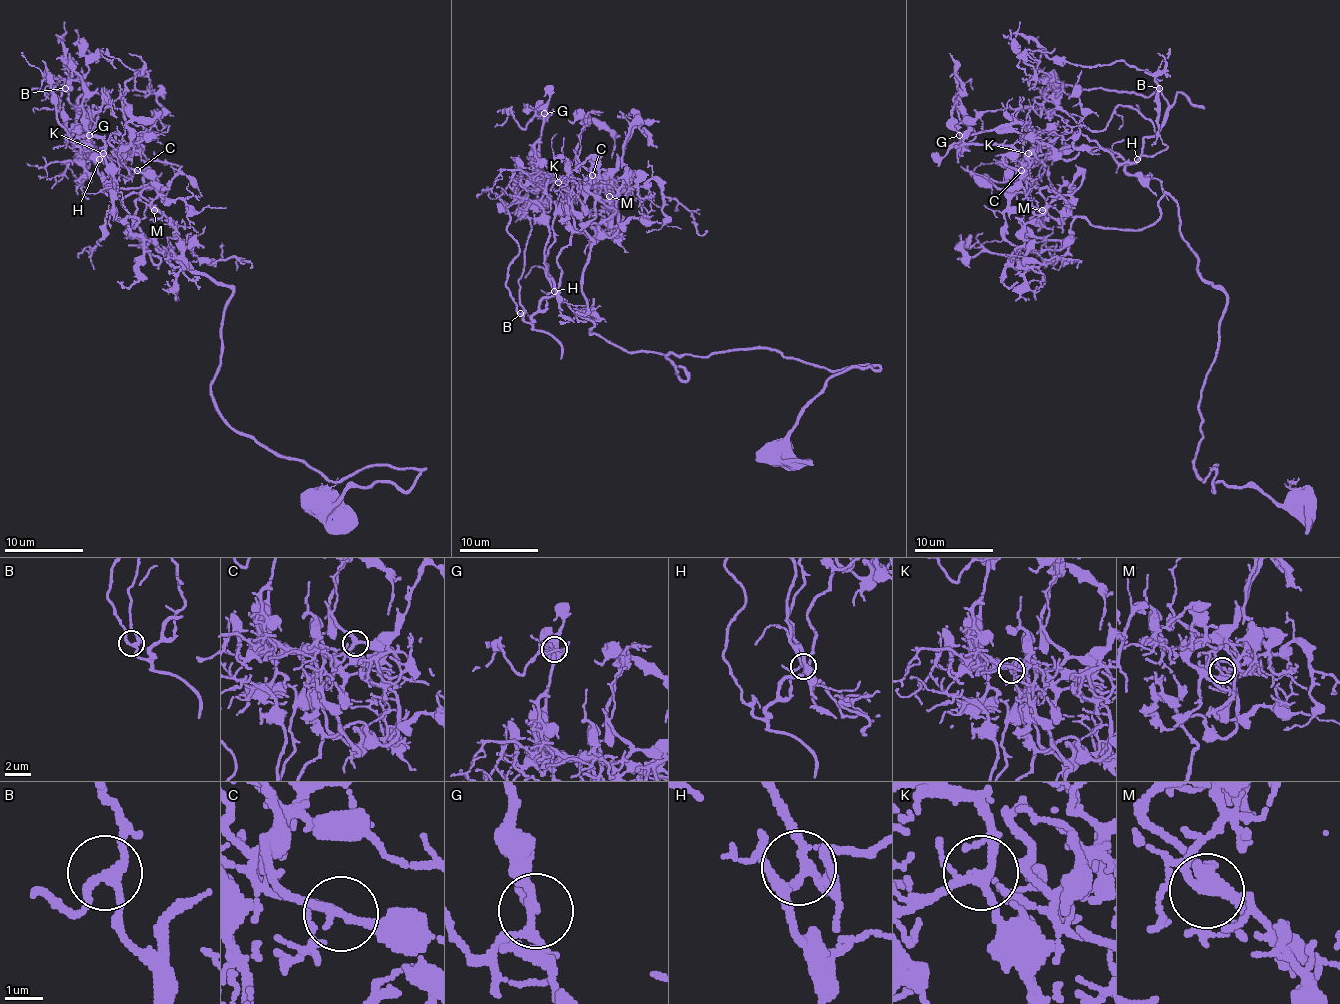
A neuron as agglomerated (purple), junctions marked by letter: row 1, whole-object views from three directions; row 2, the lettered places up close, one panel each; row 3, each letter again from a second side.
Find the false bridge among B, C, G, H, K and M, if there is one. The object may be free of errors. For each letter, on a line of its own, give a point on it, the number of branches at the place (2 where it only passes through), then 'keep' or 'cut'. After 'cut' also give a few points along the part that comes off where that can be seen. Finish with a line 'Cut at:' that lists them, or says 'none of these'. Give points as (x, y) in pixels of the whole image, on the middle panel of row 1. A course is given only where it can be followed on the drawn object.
B: at (520, 313); 3 branches meet; keep
C: at (592, 175); 4 branches meet; keep
G: at (544, 113); 5 branches meet; keep
H: at (554, 291); 4 branches meet; keep
K: at (558, 182); 4 branches meet; keep
M: at (609, 196); 4 branches meet; keep
Cut at: none of these

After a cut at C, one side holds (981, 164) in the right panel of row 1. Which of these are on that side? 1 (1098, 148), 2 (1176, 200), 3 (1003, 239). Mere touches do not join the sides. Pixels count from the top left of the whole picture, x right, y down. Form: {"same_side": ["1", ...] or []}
{"same_side": ["1", "3"]}

